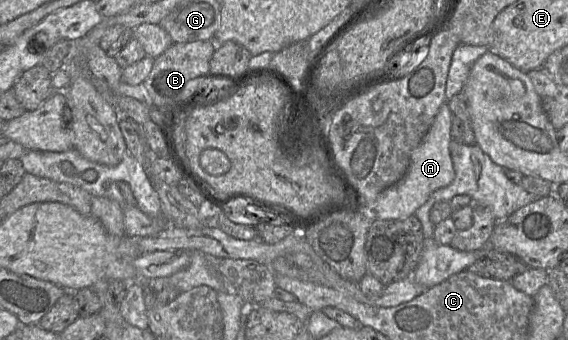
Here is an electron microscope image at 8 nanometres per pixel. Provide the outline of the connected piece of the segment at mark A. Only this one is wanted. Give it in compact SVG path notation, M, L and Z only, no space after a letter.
M444 103L422 142L412 152L405 175L397 183L382 191L377 197L372 210L373 218L380 220L403 220L415 215L416 211L435 191L453 182L455 171L450 151L450 142L452 140L452 120L450 115L449 106L447 103Z

